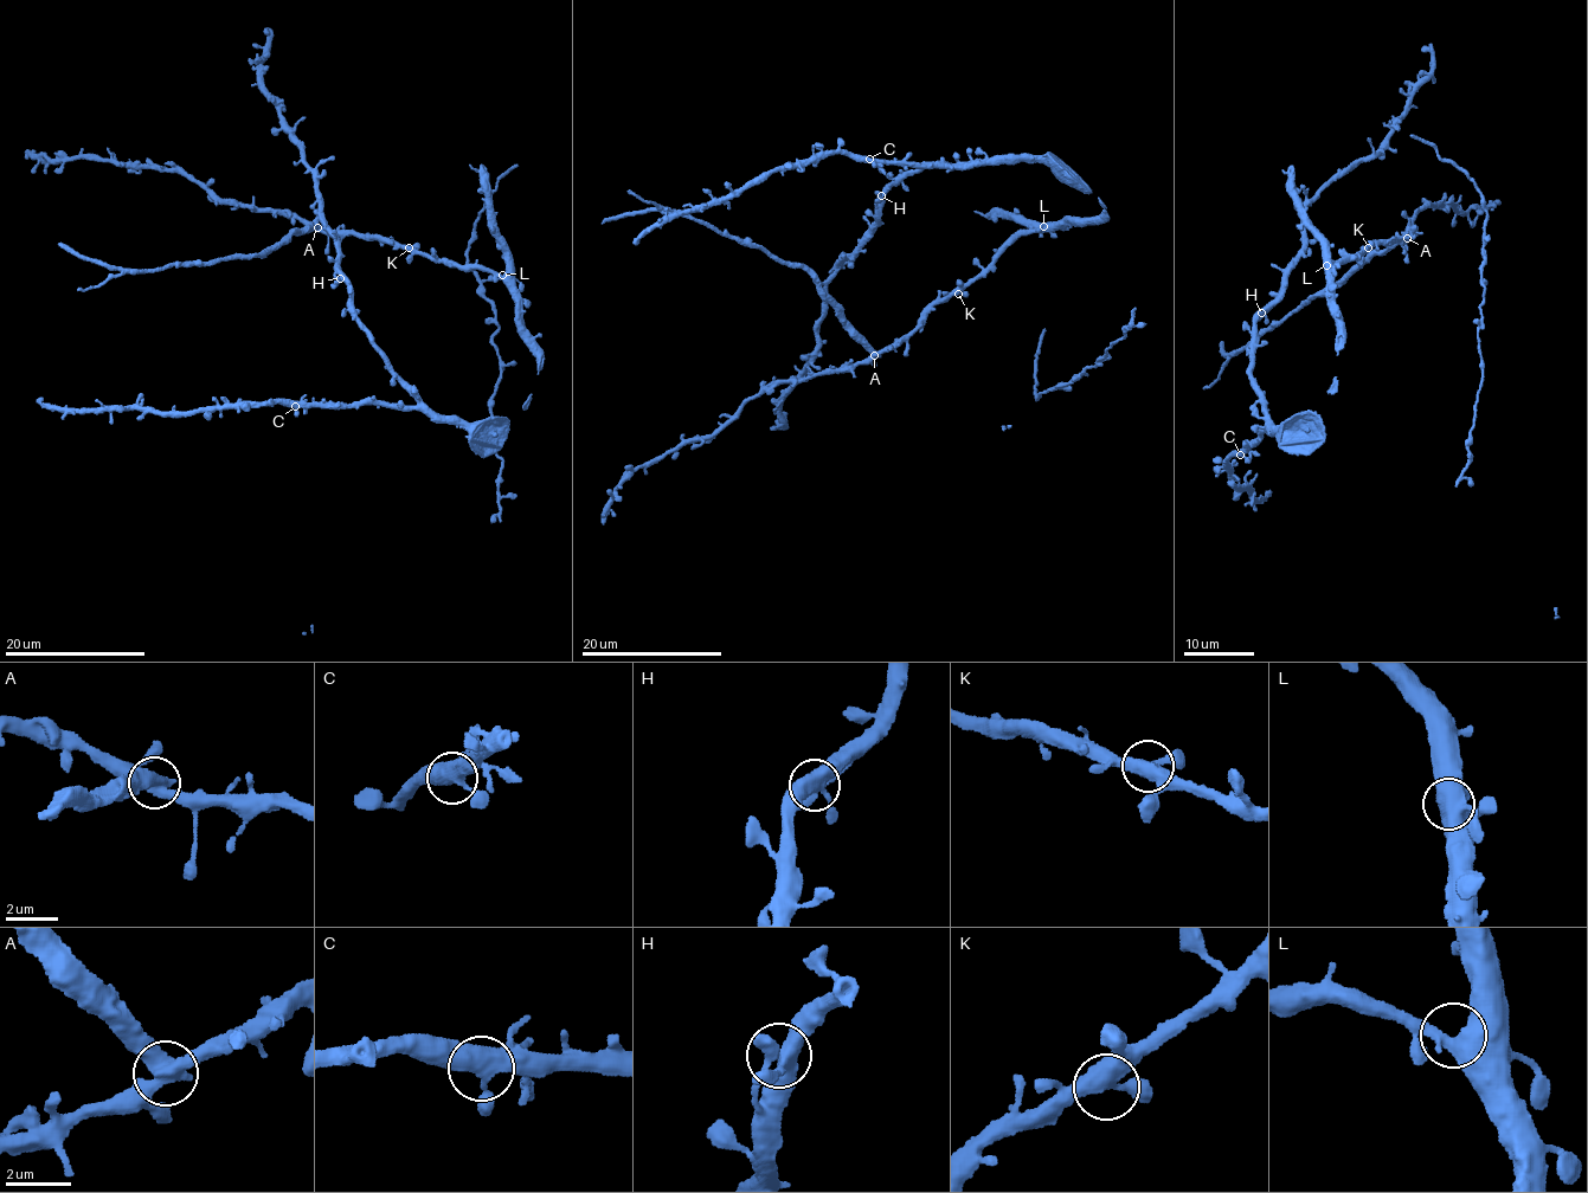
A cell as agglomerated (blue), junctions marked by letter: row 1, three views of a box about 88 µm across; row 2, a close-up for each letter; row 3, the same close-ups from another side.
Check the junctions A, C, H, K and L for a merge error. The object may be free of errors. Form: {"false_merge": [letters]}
{"false_merge": ["A"]}

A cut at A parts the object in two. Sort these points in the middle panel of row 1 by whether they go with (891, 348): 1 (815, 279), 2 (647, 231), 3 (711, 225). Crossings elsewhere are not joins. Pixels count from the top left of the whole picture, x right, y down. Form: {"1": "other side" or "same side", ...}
{"1": "other side", "2": "same side", "3": "other side"}

